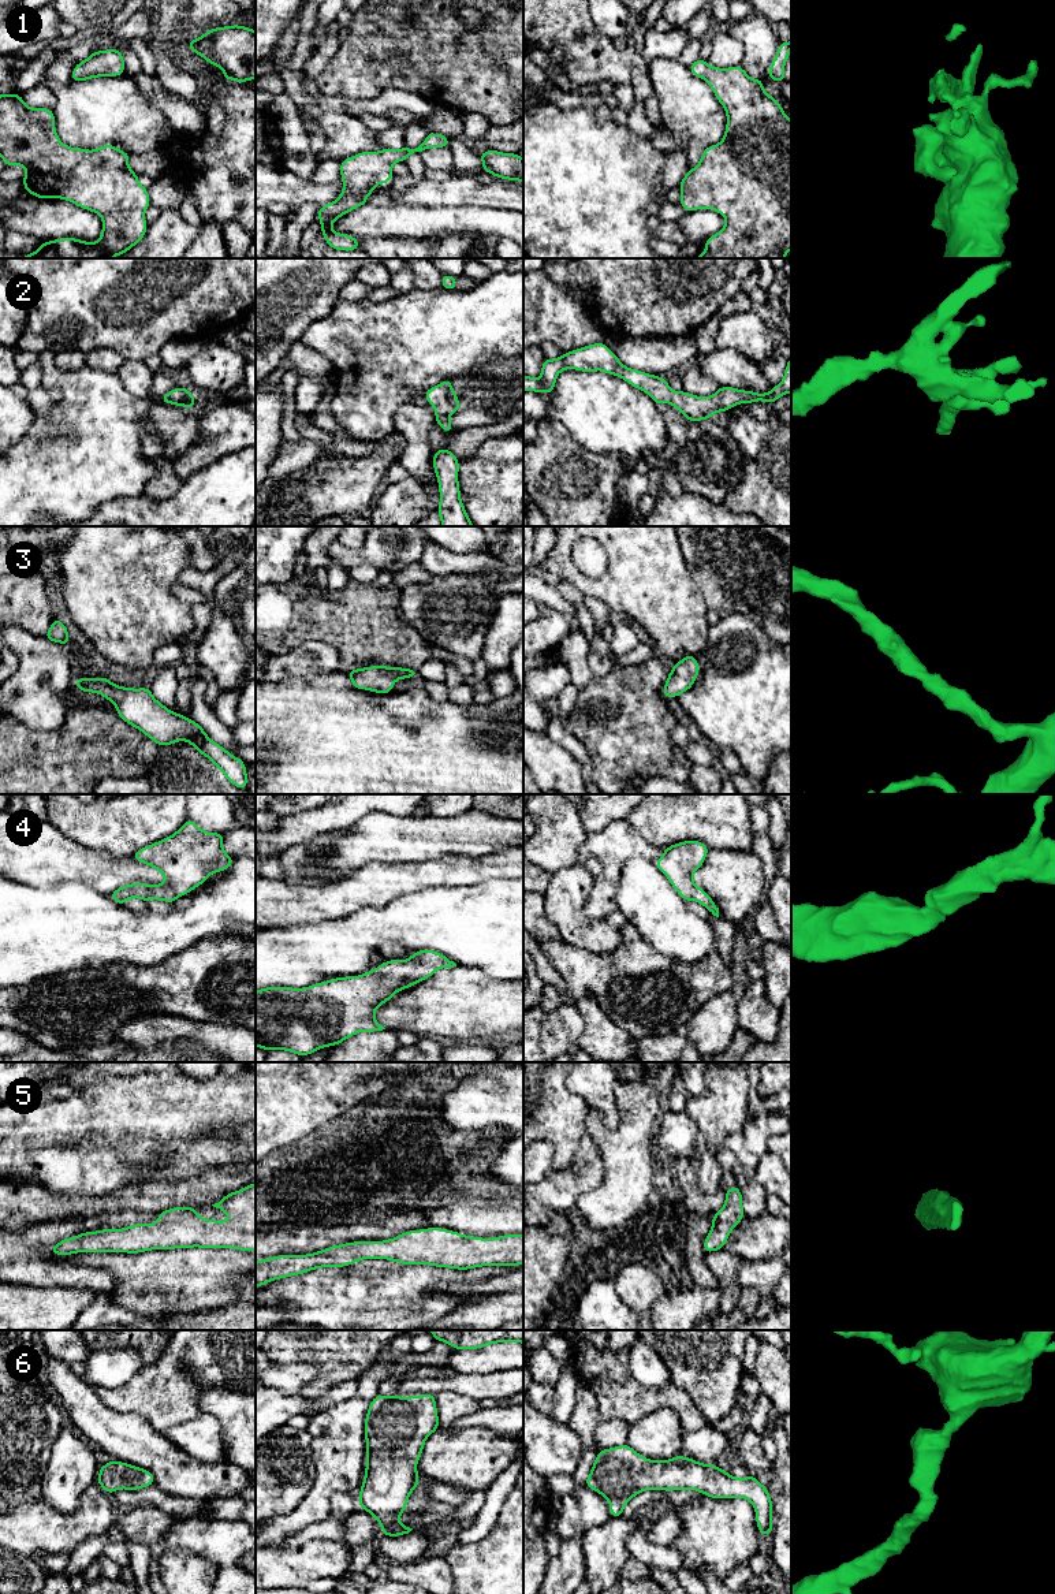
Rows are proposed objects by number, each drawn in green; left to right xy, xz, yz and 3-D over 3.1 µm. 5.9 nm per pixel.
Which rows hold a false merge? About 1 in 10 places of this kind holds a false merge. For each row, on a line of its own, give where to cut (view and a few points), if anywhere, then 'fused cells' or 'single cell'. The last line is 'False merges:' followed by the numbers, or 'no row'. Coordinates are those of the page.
1: no cut | single cell
2: no cut | single cell
3: no cut | single cell
4: no cut | single cell
5: no cut | single cell
6: no cut | single cell
False merges: no row

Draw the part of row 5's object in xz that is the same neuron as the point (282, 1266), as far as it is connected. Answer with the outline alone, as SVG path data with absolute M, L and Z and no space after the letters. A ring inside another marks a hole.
M443 1228L409 1230L383 1241L354 1241L306 1255L279 1255L256 1262L256 1286L323 1267L343 1267L362 1259L469 1270L523 1265L523 1234L492 1239L465 1236Z

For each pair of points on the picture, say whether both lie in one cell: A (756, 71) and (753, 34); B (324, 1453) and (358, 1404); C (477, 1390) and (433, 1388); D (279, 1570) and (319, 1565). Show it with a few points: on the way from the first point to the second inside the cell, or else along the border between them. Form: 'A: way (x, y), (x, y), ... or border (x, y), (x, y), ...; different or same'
A: way (756, 62), (756, 44); same
B: way (336, 1441), (338, 1433), (349, 1416); same
C: way (466, 1385), (444, 1385); same
D: way (289, 1564), (309, 1564); same

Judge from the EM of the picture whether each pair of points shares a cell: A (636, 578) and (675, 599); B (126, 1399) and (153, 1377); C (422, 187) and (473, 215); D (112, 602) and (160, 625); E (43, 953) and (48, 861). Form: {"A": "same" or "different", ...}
{"A": "same", "B": "same", "C": "different", "D": "same", "E": "different"}

